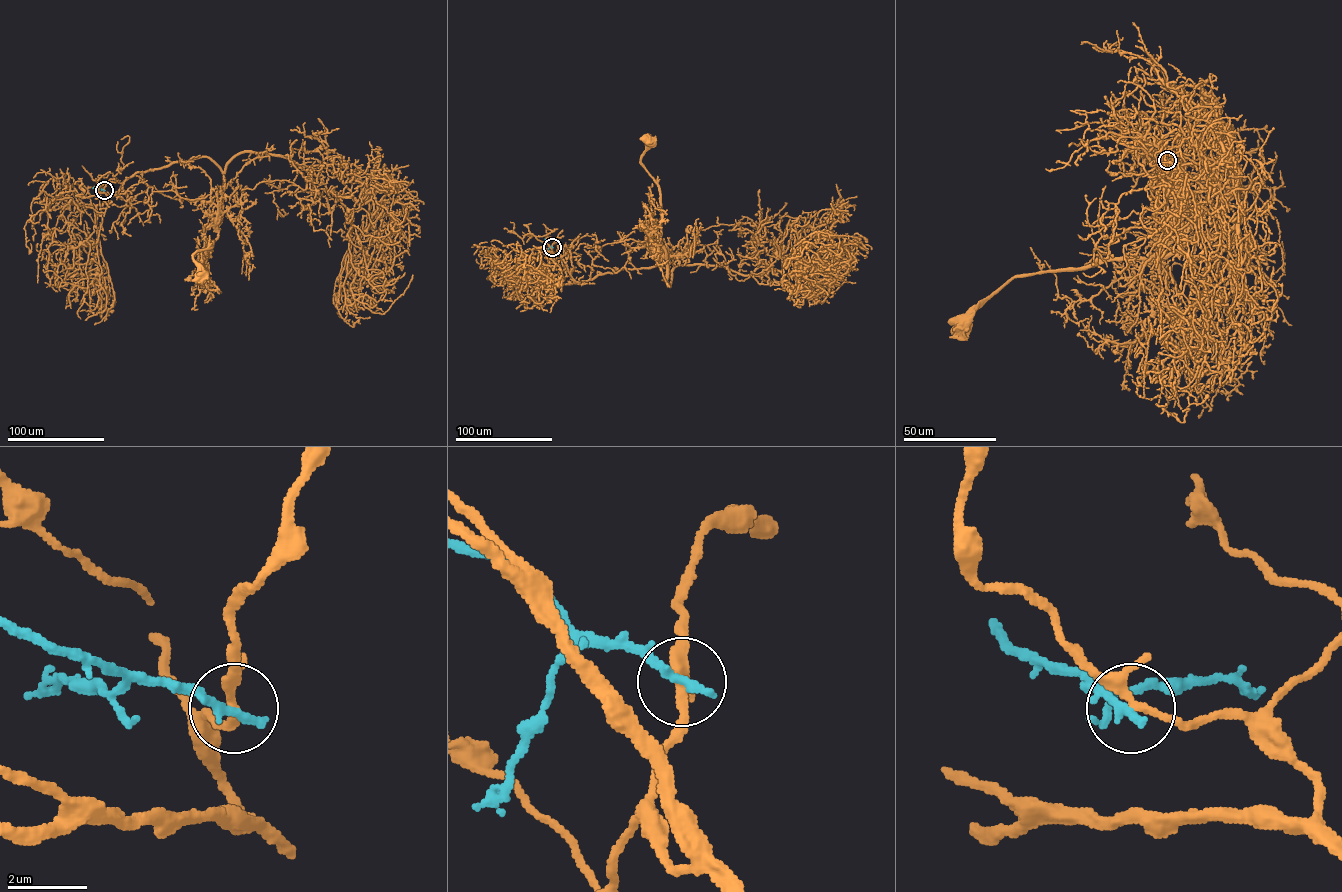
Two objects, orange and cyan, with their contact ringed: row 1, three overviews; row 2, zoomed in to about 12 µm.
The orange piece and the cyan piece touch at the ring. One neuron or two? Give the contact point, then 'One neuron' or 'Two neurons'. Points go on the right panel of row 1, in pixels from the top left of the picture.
Place: (1167, 160). Two neurons

